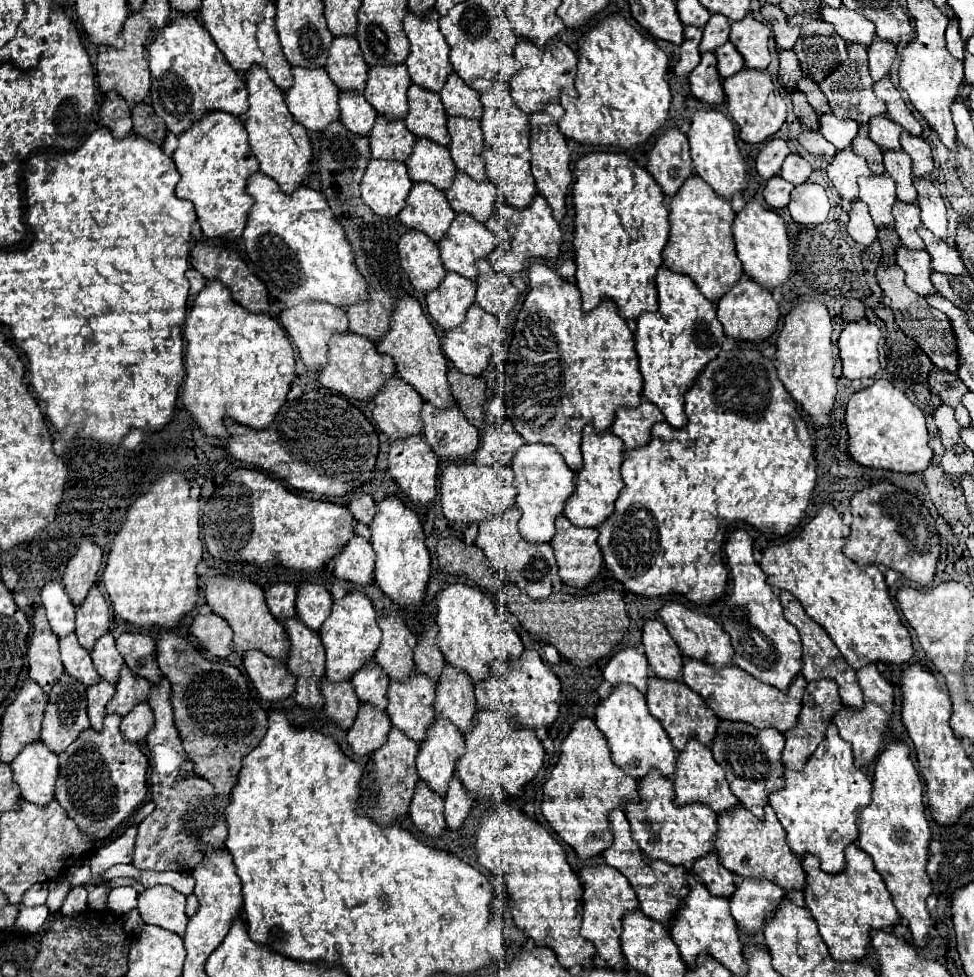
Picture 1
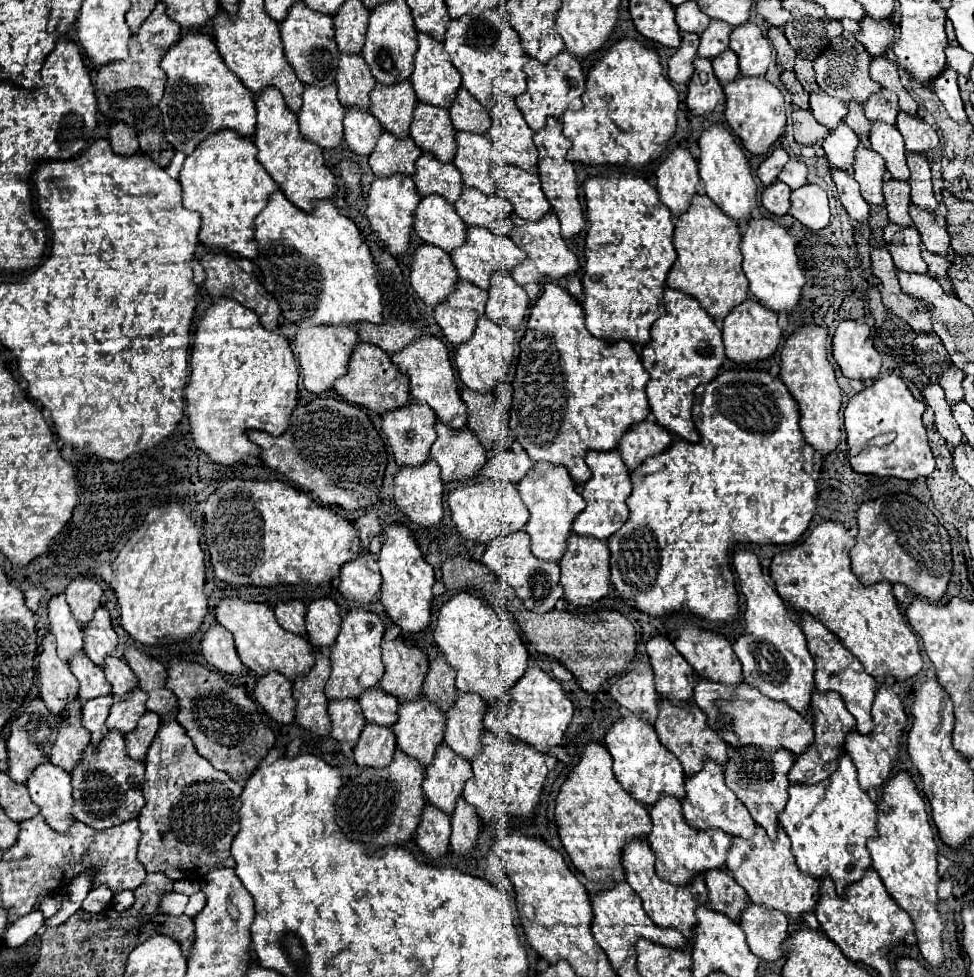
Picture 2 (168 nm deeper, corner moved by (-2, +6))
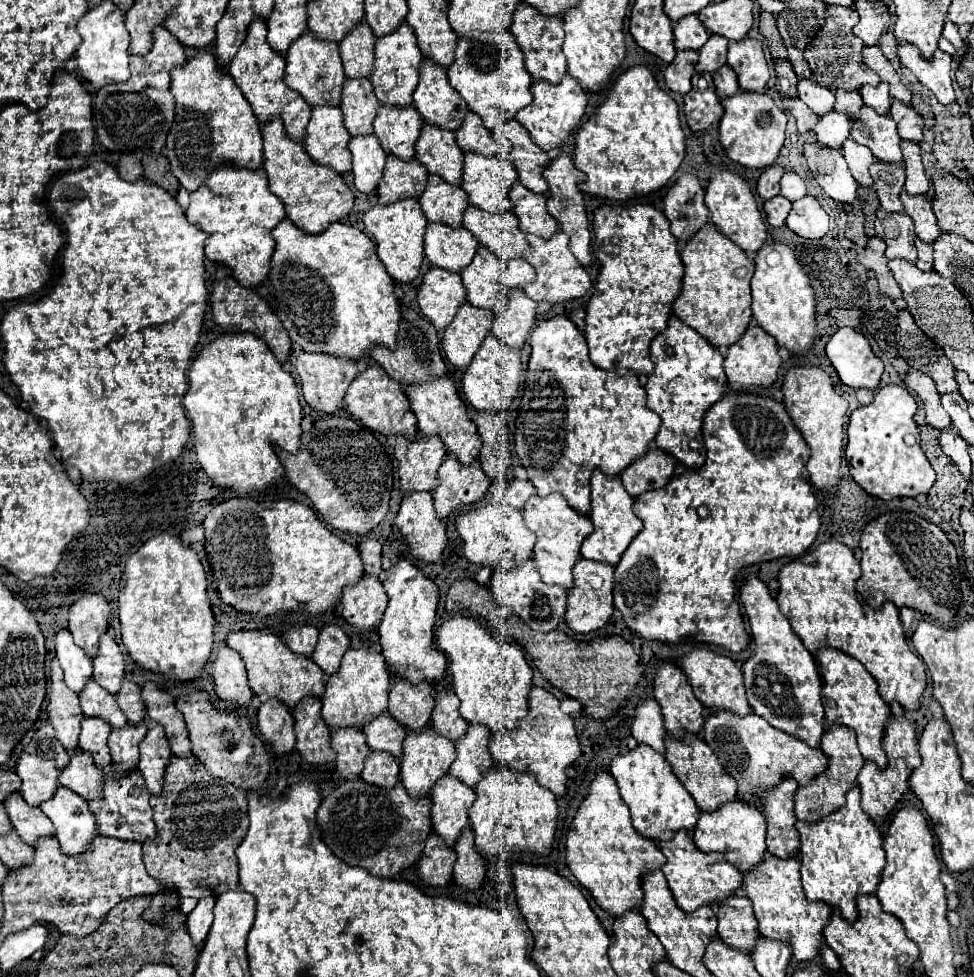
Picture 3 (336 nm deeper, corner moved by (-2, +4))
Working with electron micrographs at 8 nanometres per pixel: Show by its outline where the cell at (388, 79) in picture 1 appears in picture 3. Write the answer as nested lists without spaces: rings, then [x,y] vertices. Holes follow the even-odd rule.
[[[381,105],[373,127],[385,153],[395,155],[403,161],[413,159],[415,143],[423,127],[423,119],[415,107],[399,109],[391,105]]]

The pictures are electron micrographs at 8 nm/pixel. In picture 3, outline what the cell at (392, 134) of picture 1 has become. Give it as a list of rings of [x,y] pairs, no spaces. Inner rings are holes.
[[[389,155],[381,185],[377,189],[379,203],[391,205],[409,197],[421,197],[427,185],[427,177],[427,169],[417,159],[401,161]]]

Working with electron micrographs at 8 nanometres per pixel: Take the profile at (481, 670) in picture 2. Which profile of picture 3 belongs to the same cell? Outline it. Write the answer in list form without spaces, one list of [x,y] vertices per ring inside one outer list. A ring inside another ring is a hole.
[[[451,615],[439,627],[437,647],[449,659],[453,691],[461,701],[461,717],[467,723],[485,725],[491,733],[515,731],[519,721],[527,717],[527,699],[533,687],[533,671],[523,649],[506,641],[495,641],[477,619],[465,615]]]

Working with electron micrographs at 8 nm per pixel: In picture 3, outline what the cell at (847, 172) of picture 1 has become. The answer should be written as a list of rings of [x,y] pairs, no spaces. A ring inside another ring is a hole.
[[[829,111],[823,117],[819,117],[817,125],[813,127],[813,133],[817,137],[819,143],[827,145],[827,147],[835,147],[841,149],[843,139],[849,137],[849,117],[837,111]]]

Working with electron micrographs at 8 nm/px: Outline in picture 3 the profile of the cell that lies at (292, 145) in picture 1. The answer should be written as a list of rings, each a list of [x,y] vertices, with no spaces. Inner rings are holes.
[[[273,119],[269,123],[265,123],[261,127],[261,133],[263,133],[263,169],[267,171],[267,177],[269,177],[269,189],[283,201],[283,207],[285,207],[285,213],[287,213],[287,219],[293,221],[303,233],[309,233],[309,235],[317,235],[321,231],[325,231],[331,223],[339,223],[343,221],[351,209],[353,209],[353,193],[351,189],[343,183],[343,179],[331,171],[329,167],[323,167],[323,165],[317,165],[309,155],[307,151],[303,149],[301,143],[295,143],[291,141],[285,131],[283,131],[283,123],[281,119]]]

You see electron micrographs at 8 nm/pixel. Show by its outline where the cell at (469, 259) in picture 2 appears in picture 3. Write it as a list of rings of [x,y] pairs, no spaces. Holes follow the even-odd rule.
[[[481,247],[473,259],[473,263],[461,271],[461,279],[467,287],[467,301],[473,307],[479,309],[491,309],[491,311],[501,311],[507,305],[509,293],[511,289],[521,289],[523,285],[531,283],[535,279],[535,273],[531,269],[529,263],[525,263],[525,259],[509,259],[503,261],[495,255],[491,255],[491,251],[487,251],[485,247]]]

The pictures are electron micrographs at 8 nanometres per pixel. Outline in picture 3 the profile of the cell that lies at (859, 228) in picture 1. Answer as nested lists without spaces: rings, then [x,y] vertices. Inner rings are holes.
[[[807,141],[803,145],[803,157],[807,159],[811,175],[831,199],[849,205],[857,201],[857,183],[839,149]]]

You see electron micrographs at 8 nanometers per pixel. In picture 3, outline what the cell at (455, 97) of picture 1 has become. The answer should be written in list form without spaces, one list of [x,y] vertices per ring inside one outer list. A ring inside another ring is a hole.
[[[467,113],[463,127],[455,133],[457,135],[457,143],[463,151],[471,151],[471,153],[479,153],[479,155],[499,155],[497,145],[493,135],[483,127],[483,121],[479,119],[479,115],[475,113]]]

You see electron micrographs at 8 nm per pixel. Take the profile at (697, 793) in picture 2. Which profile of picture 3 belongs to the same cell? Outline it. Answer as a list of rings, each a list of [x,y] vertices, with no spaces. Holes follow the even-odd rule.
[[[731,801],[715,813],[701,813],[699,815],[699,823],[693,833],[693,841],[699,851],[723,853],[731,865],[735,865],[741,873],[747,873],[763,861],[763,855],[767,851],[765,831],[767,831],[767,821],[765,821],[763,813],[755,811],[755,807],[747,807],[745,803]]]

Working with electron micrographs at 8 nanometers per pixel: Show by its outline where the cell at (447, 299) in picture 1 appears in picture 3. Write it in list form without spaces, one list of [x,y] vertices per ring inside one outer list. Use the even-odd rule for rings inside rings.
[[[469,303],[459,307],[453,323],[443,331],[443,351],[451,365],[465,371],[481,347],[483,339],[493,329],[495,315],[491,311],[473,309]]]

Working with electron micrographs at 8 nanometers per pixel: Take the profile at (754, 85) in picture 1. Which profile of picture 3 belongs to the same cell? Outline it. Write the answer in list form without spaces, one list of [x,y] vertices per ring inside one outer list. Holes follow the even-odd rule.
[[[739,91],[737,95],[721,99],[721,105],[725,113],[719,125],[719,141],[725,149],[725,155],[747,169],[765,169],[773,165],[785,141],[787,115],[775,107],[773,99],[765,93]]]

